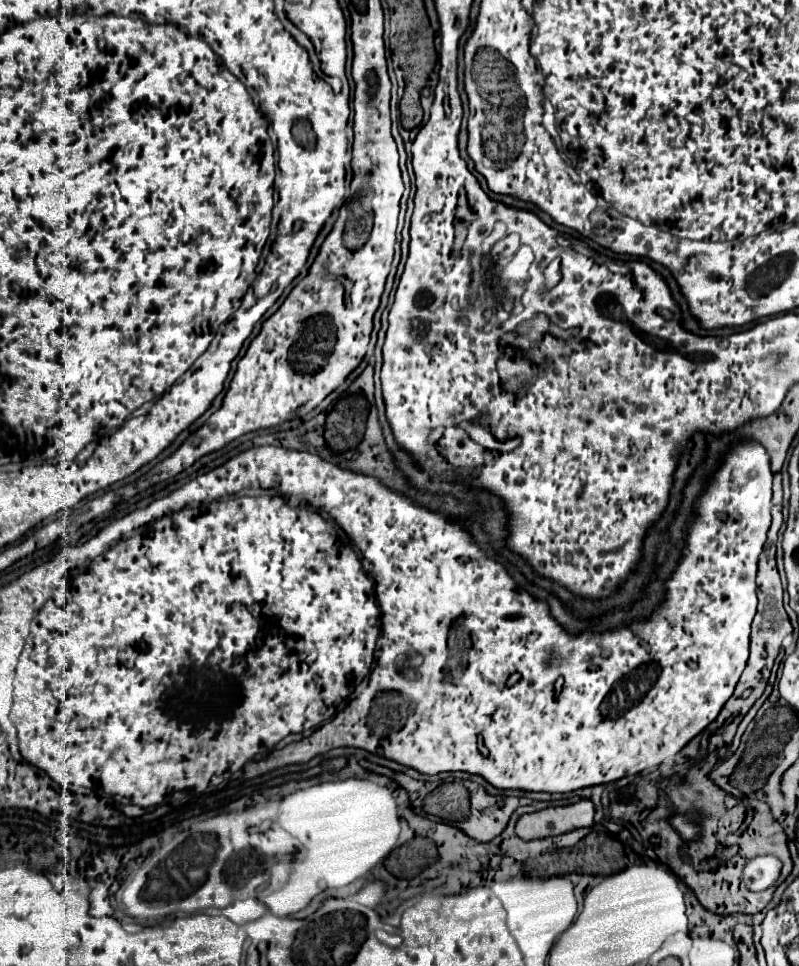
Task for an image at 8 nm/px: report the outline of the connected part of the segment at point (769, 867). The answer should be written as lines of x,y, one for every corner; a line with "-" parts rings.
754,856
746,860
742,878
748,890
766,890
770,888
780,876
782,862
776,856

